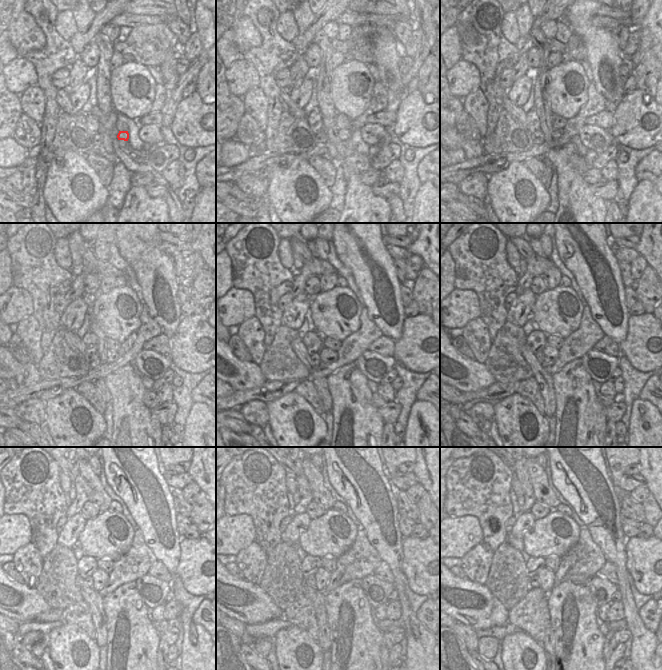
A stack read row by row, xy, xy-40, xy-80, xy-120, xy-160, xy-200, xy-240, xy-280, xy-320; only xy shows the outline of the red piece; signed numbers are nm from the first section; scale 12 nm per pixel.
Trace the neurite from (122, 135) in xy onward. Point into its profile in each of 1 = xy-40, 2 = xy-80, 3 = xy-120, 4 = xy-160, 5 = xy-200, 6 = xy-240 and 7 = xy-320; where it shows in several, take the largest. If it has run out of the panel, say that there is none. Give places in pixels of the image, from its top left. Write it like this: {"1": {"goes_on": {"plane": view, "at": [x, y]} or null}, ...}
{"1": {"goes_on": {"plane": "xy-40", "at": [343, 135]}}, "2": {"goes_on": {"plane": "xy-80", "at": [557, 132]}}, "3": {"goes_on": {"plane": "xy-120", "at": [107, 356]}}, "4": {"goes_on": {"plane": "xy-160", "at": [327, 355]}}, "5": {"goes_on": {"plane": "xy-200", "at": [550, 354]}}, "6": {"goes_on": {"plane": "xy-240", "at": [100, 577]}}, "7": {"goes_on": {"plane": "xy-320", "at": [546, 577]}}}

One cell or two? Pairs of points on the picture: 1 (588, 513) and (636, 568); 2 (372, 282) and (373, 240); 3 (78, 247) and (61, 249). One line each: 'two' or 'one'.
1: two
2: one
3: two

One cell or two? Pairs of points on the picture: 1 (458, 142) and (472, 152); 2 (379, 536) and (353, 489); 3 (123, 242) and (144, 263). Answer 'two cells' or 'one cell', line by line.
1: one cell
2: one cell
3: one cell

